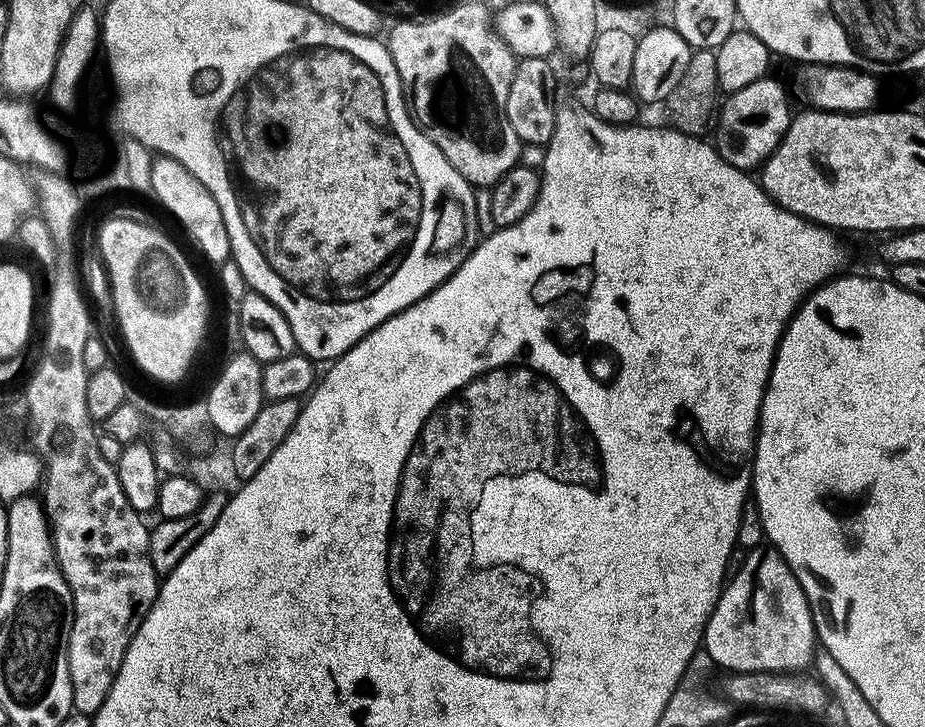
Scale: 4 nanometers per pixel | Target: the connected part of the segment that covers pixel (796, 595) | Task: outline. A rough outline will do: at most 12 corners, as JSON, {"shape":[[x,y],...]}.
{"shape":[[761,546],[724,585],[703,651],[724,670],[799,673],[816,623]]}

